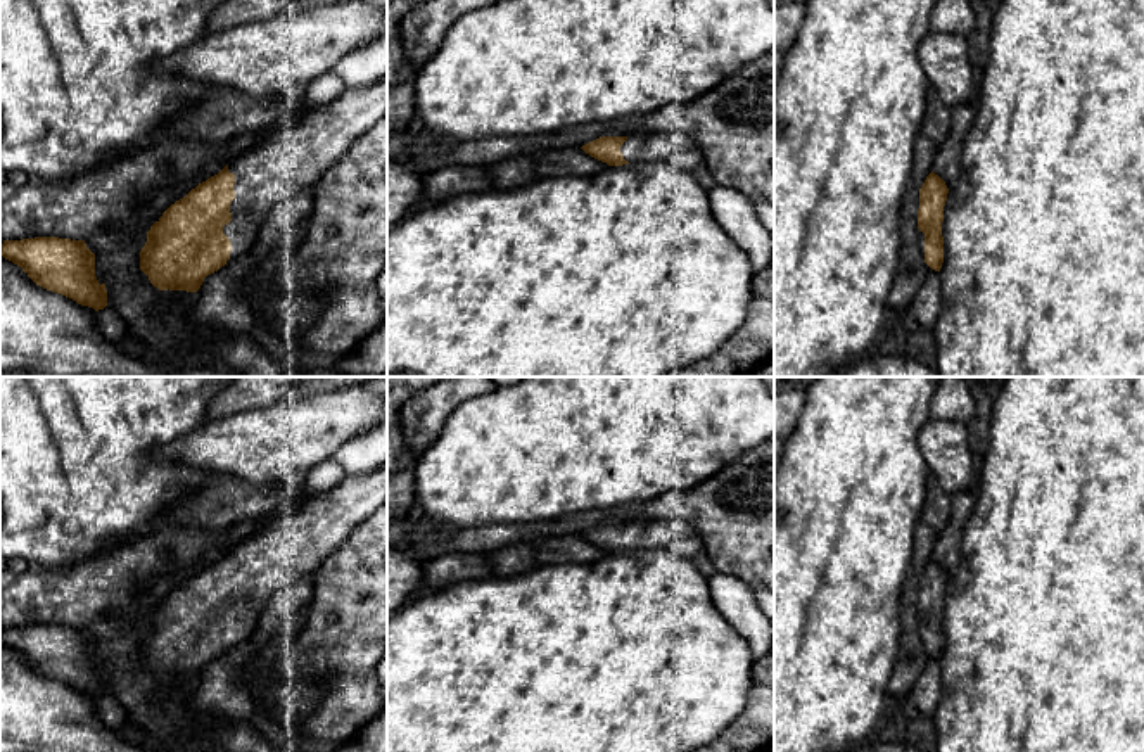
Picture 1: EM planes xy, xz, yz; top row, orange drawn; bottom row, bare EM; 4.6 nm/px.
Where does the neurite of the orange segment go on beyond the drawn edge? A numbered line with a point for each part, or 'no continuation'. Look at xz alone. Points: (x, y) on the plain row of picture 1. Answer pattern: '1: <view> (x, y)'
1: xz (662, 533)

